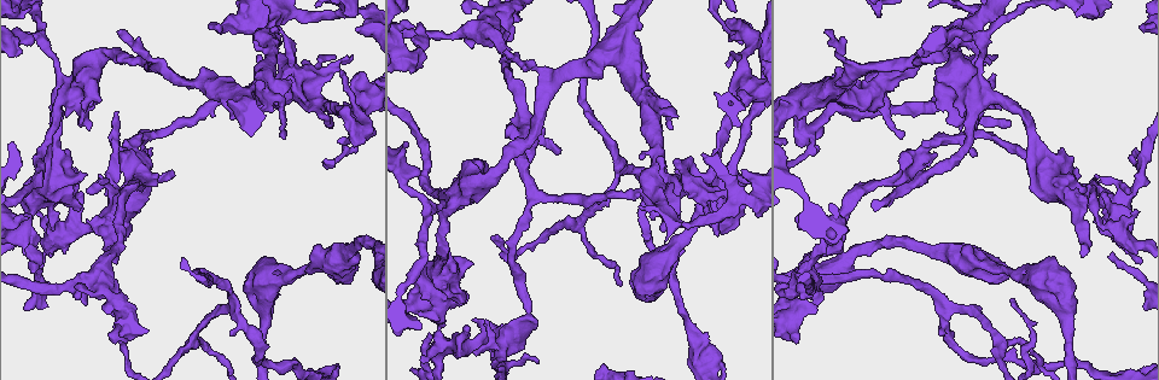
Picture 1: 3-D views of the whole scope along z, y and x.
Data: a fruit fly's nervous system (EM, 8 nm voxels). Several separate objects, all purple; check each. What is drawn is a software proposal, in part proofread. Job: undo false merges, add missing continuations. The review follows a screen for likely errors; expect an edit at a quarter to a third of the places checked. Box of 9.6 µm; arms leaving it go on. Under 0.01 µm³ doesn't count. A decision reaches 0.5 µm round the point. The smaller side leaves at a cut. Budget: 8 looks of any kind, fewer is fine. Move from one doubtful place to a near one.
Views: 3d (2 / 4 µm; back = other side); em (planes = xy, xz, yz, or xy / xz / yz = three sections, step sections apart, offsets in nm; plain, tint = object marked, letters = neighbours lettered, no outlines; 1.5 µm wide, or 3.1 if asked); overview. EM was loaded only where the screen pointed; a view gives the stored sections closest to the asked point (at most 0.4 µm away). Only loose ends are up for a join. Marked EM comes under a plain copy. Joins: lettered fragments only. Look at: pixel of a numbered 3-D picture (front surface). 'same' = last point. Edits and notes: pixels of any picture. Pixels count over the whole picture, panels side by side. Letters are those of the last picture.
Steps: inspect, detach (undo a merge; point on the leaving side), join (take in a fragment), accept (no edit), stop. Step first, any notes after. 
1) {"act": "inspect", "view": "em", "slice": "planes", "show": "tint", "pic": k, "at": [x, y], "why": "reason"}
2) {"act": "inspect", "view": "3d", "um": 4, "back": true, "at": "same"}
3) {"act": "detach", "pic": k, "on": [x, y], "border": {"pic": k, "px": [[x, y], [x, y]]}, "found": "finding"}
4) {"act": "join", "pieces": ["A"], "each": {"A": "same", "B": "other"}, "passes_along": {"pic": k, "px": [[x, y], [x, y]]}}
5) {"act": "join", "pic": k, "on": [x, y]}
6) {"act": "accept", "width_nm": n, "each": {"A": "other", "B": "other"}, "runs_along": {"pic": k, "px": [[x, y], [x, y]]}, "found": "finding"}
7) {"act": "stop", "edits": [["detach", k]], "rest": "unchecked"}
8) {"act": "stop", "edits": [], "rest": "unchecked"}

{"act": "inspect", "view": "em", "slice": "planes", "show": "letters", "pic": 1, "at": [288, 275], "why": "sudden change in width"}

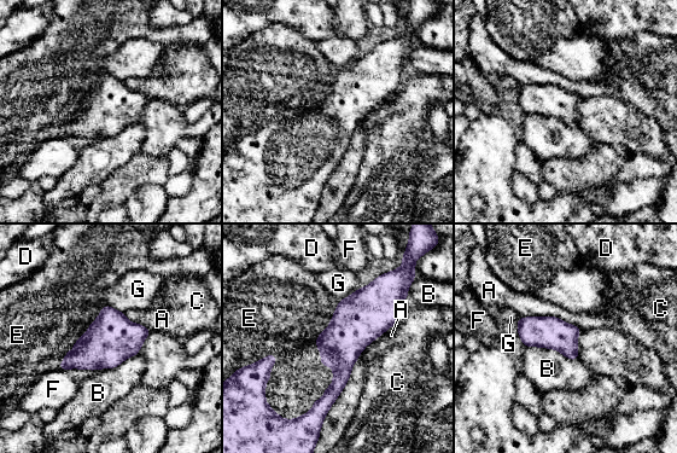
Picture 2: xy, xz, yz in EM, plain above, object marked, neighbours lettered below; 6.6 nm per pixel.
{"act": "accept", "each": {"A": "other", "B": "other", "C": "other", "D": "other", "E": "other", "F": "other", "G": "other"}, "border": {"pic": 2, "px": [[106, 305], [57, 366]]}, "found": "continuous, no second neuron"}

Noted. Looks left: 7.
{"act": "inspect", "view": "em", "slice": "planes", "show": "letters", "pic": 1, "at": [236, 313], "why": "three-way junction"}

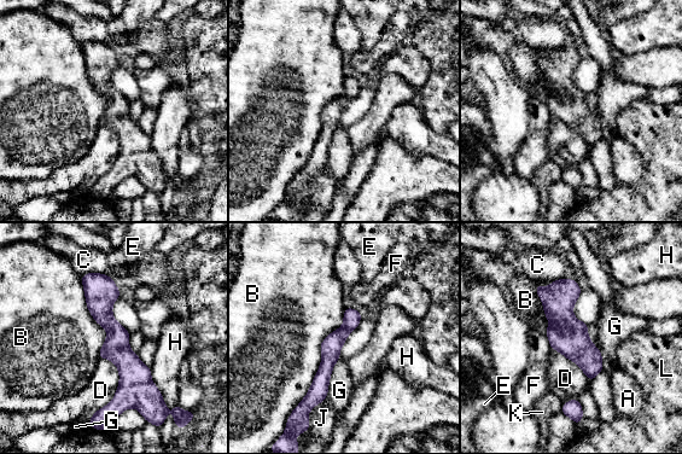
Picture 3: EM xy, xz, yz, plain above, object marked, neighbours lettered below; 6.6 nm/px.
{"act": "accept", "each": {"A": "other", "B": "other", "C": "other", "D": "other", "E": "other", "F": "other", "G": "other", "H": "other", "J": "other", "K": "other", "L": "other"}, "runs_along": {"pic": 3, "px": [[94, 275], [127, 361], [106, 418]]}, "found": "one neuron here"}

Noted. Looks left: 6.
{"act": "inspect", "view": "em", "slice": "planes", "show": "letters", "pic": 1, "at": [1131, 192], "why": "thin end"}

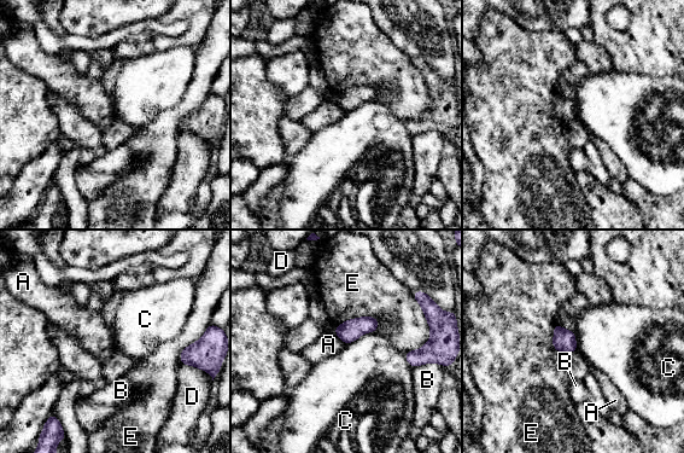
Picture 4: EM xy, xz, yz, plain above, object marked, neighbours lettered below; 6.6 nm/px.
{"act": "accept", "longest_contact_nm": ["E", 300], "each": {"A": "other", "B": "other", "C": "other", "D": "other", "E": "other"}, "found": "none of them fits"}

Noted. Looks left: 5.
{"act": "stop", "edits": [], "rest": "unchecked"}

